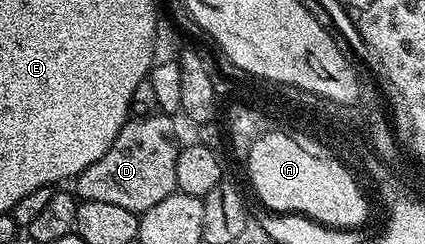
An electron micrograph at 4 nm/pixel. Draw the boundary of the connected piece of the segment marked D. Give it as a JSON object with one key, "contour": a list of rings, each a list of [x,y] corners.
{"contour":[[[149,116],[133,117],[125,122],[114,144],[106,148],[106,156],[94,160],[90,168],[76,175],[74,193],[77,199],[103,200],[106,204],[118,204],[141,215],[154,208],[158,200],[166,200],[166,196],[177,193],[178,141],[172,131],[172,121],[168,116]]]}

